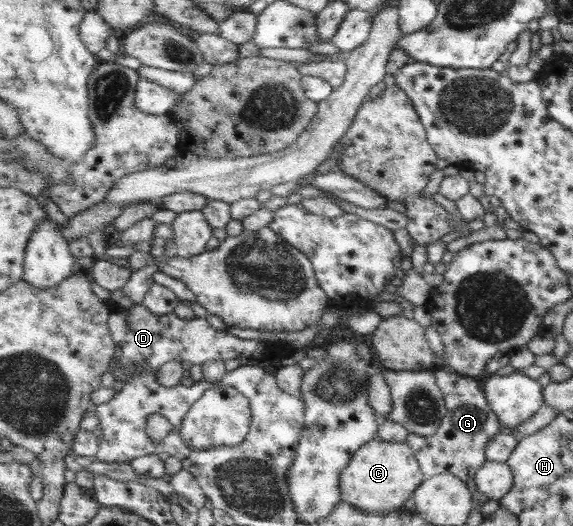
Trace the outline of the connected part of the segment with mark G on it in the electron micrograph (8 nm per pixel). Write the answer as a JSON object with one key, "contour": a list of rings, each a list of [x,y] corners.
{"contour":[[[438,368],[434,373],[445,395],[447,413],[434,436],[424,437],[409,433],[406,443],[413,448],[422,473],[425,473],[425,479],[442,473],[452,473],[465,481],[470,491],[476,492],[476,474],[488,459],[485,448],[489,446],[493,436],[500,432],[503,424],[497,413],[490,408],[484,388],[480,388],[480,384],[472,377],[444,368]]]}

